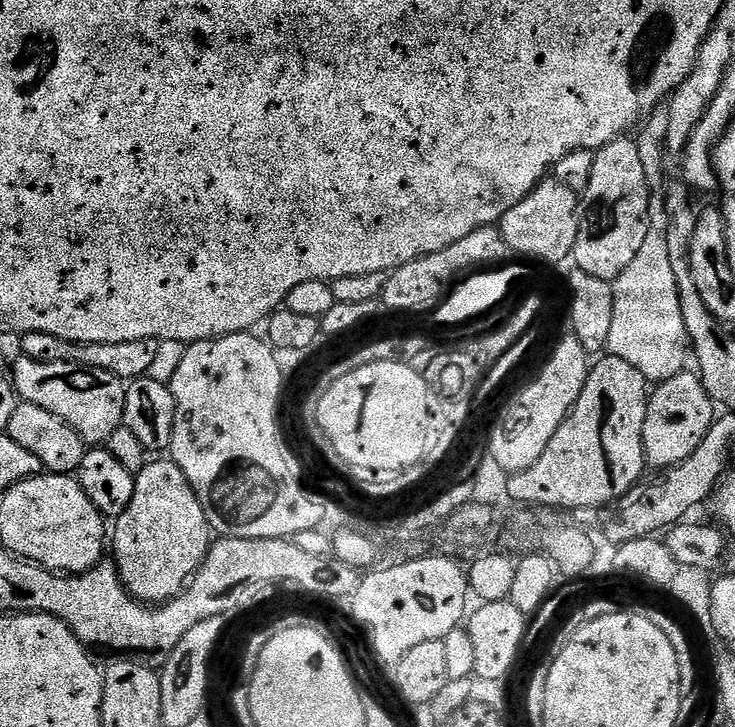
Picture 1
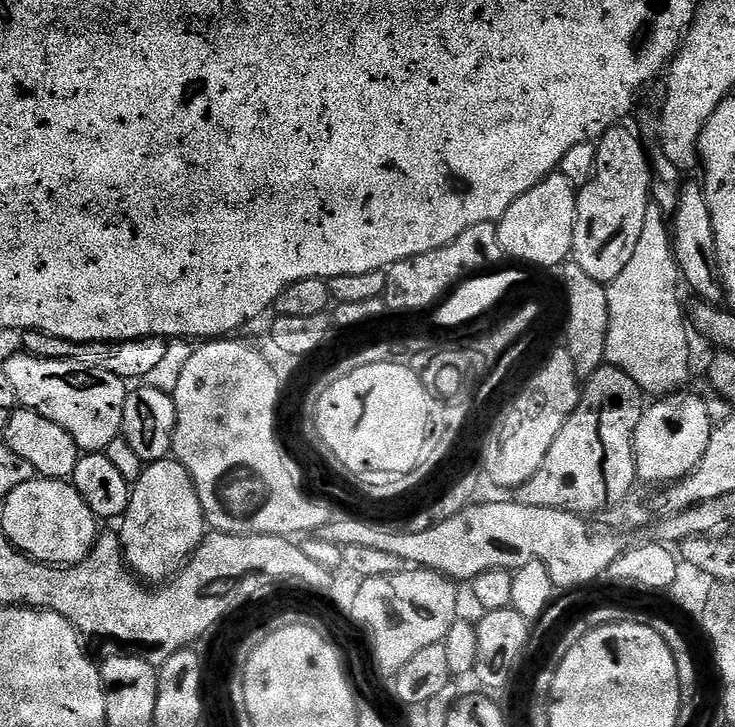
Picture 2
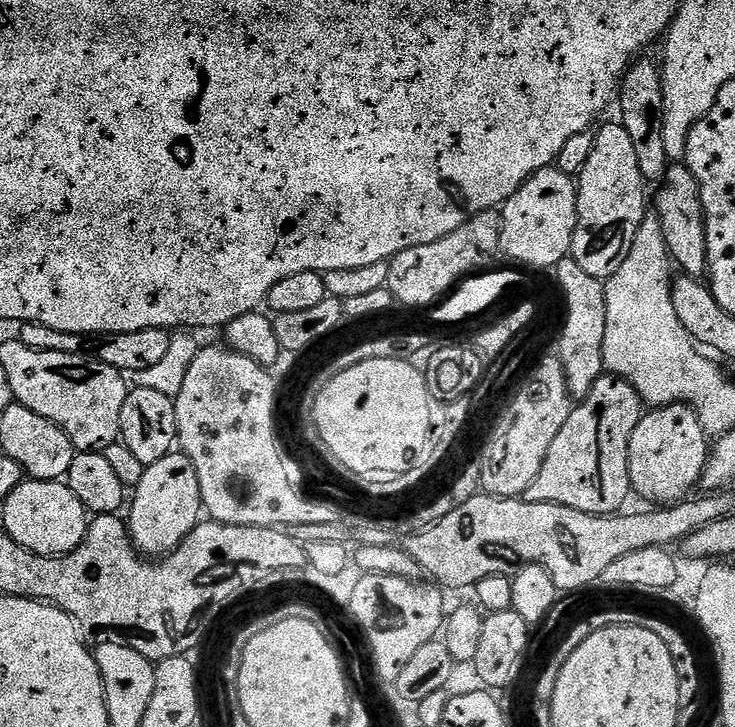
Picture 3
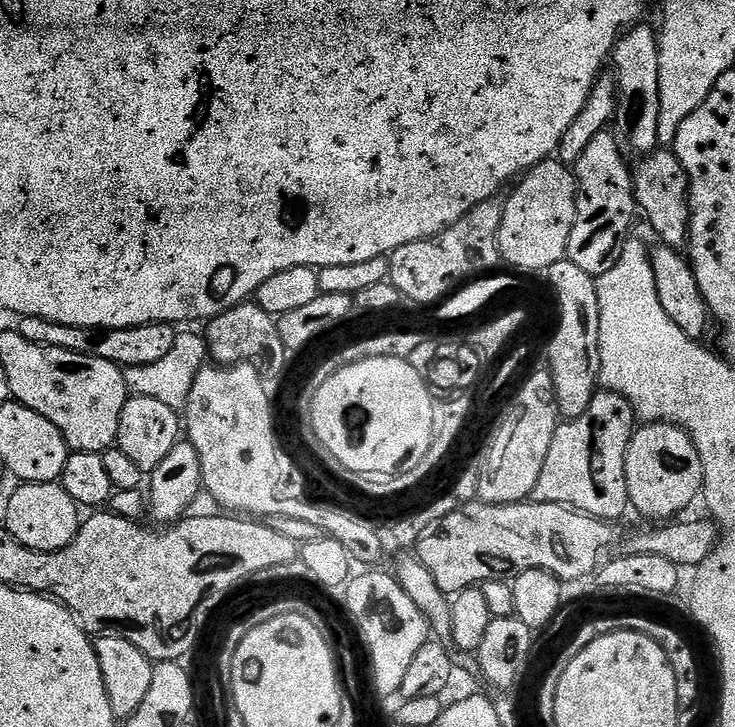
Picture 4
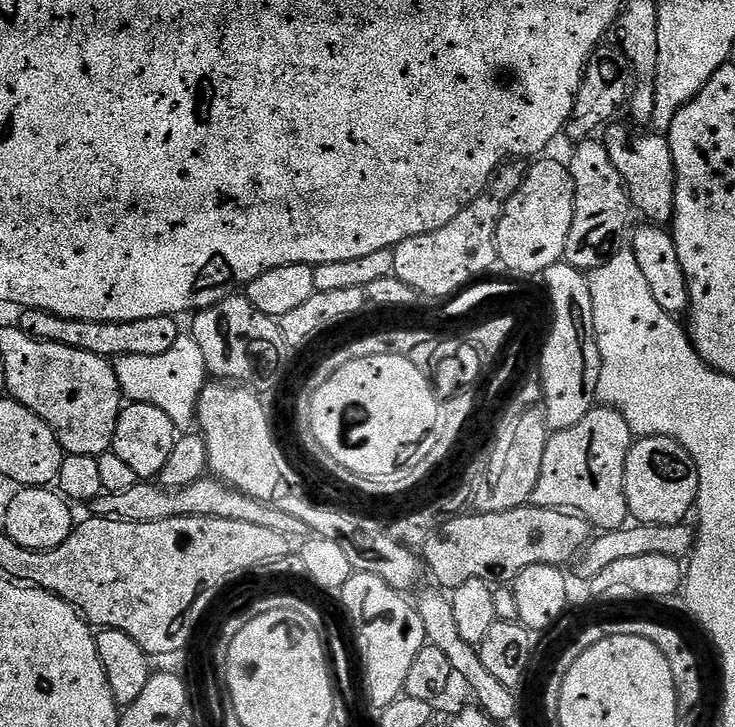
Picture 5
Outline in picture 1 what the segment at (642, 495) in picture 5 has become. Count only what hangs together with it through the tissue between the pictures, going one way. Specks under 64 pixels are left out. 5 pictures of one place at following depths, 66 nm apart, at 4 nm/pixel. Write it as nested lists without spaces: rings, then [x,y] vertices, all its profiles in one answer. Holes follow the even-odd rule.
[[[695,371],[679,372],[674,378],[661,380],[651,389],[646,410],[642,442],[644,458],[656,470],[667,470],[681,464],[706,438],[714,419],[714,405]]]

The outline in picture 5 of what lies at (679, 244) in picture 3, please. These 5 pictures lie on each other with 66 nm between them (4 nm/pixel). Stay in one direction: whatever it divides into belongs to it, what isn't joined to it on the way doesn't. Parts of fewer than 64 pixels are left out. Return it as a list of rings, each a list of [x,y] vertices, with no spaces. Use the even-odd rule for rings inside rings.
[[[609,123],[603,129],[602,143],[606,148],[606,154],[610,154],[610,162],[614,162],[614,170],[622,174],[624,184],[628,188],[631,207],[635,211],[637,208],[645,216],[643,219],[647,223],[657,226],[671,225],[676,171],[667,135],[657,134],[651,130],[637,130],[627,123],[620,123]]]

